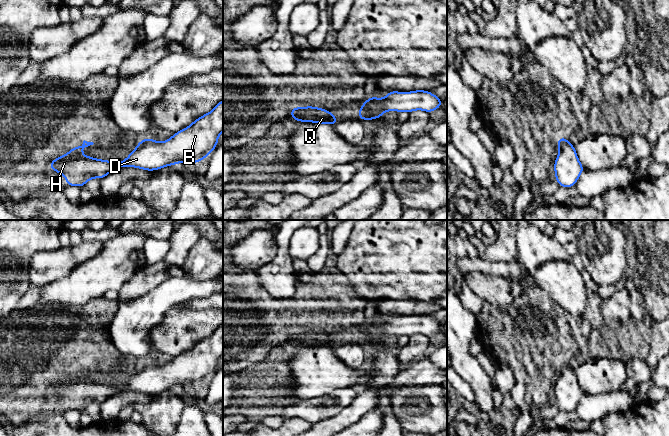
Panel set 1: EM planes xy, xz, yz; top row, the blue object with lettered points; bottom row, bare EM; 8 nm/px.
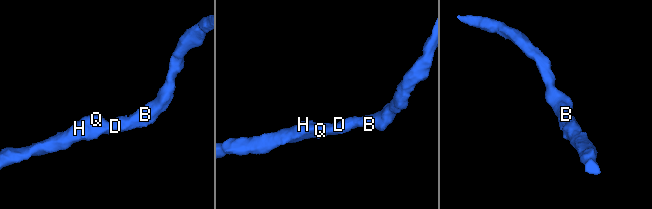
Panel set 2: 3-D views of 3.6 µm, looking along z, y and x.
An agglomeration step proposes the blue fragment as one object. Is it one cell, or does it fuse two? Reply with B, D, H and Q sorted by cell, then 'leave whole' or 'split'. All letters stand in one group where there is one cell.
groups B D H Q; leave whole

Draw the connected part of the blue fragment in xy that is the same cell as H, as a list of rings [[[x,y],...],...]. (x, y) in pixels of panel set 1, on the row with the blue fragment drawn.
[[[223,99],[209,112],[192,121],[191,125],[173,134],[164,142],[158,142],[152,138],[142,139],[137,143],[136,148],[121,162],[96,159],[91,156],[84,156],[82,151],[85,147],[93,145],[93,142],[83,141],[81,146],[75,146],[68,150],[66,155],[59,156],[48,164],[66,179],[66,186],[83,187],[93,178],[103,179],[108,174],[120,167],[133,167],[146,171],[155,171],[178,163],[198,163],[215,150],[218,145],[219,135],[223,132]]]

